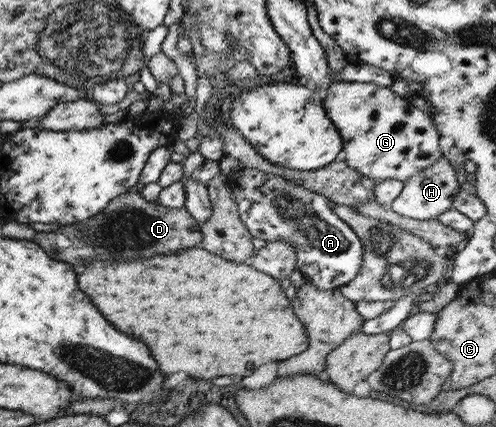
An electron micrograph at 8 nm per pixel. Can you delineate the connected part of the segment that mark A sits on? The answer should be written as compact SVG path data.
M242 166L241 170L228 179L233 202L247 232L253 238L262 239L265 242L272 240L290 242L295 249L296 269L316 289L337 289L348 283L358 273L362 264L363 245L357 235L346 227L346 223L333 214L333 203L323 195L318 195L295 181L289 181L283 175L272 175L252 167Z

